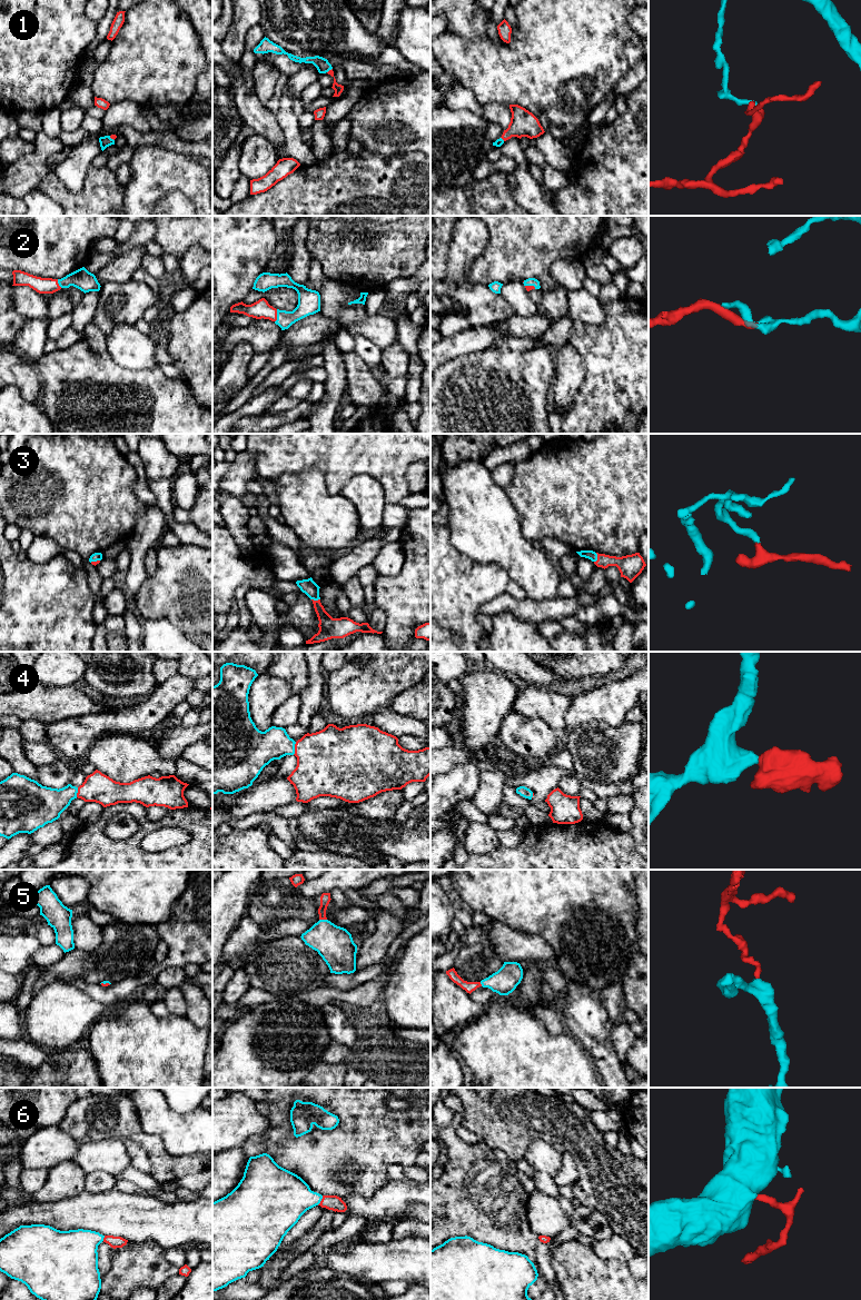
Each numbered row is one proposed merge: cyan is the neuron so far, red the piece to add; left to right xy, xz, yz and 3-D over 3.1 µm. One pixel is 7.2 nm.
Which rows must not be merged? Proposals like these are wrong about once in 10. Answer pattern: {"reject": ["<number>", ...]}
{"reject": []}

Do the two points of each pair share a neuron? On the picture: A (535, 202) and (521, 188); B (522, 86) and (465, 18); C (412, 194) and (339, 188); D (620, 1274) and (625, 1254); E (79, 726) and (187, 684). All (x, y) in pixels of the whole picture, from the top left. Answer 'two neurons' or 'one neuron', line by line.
A: one neuron
B: two neurons
C: one neuron
D: two neurons
E: one neuron

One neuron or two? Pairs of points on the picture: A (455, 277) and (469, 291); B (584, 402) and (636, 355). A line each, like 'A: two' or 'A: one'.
A: two
B: one

